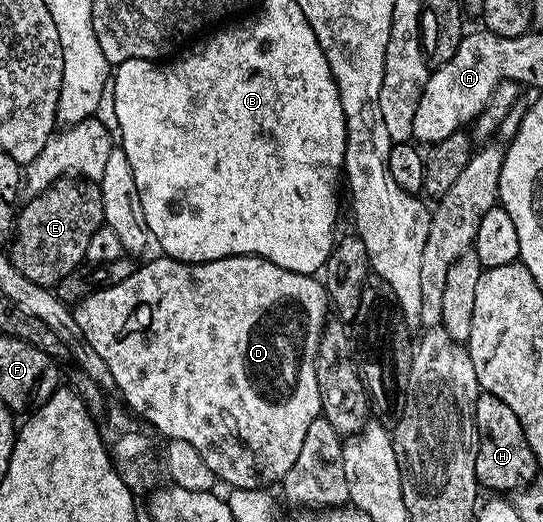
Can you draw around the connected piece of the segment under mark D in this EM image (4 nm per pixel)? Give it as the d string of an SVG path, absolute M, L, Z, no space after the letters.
M158 255L155 261L139 264L137 271L128 275L115 285L97 289L83 301L73 306L76 323L80 323L80 331L88 338L88 343L108 363L108 371L112 371L112 379L119 389L121 400L135 414L141 415L149 425L155 425L158 432L169 440L187 440L200 453L204 463L212 469L217 480L230 489L261 489L270 484L281 482L288 475L292 463L296 463L296 455L300 455L300 446L304 443L304 435L308 435L308 426L322 412L320 387L316 367L318 366L318 344L322 329L328 320L328 298L325 284L317 276L309 273L293 273L284 267L276 267L263 257L225 257L215 261L178 261L174 257Z

